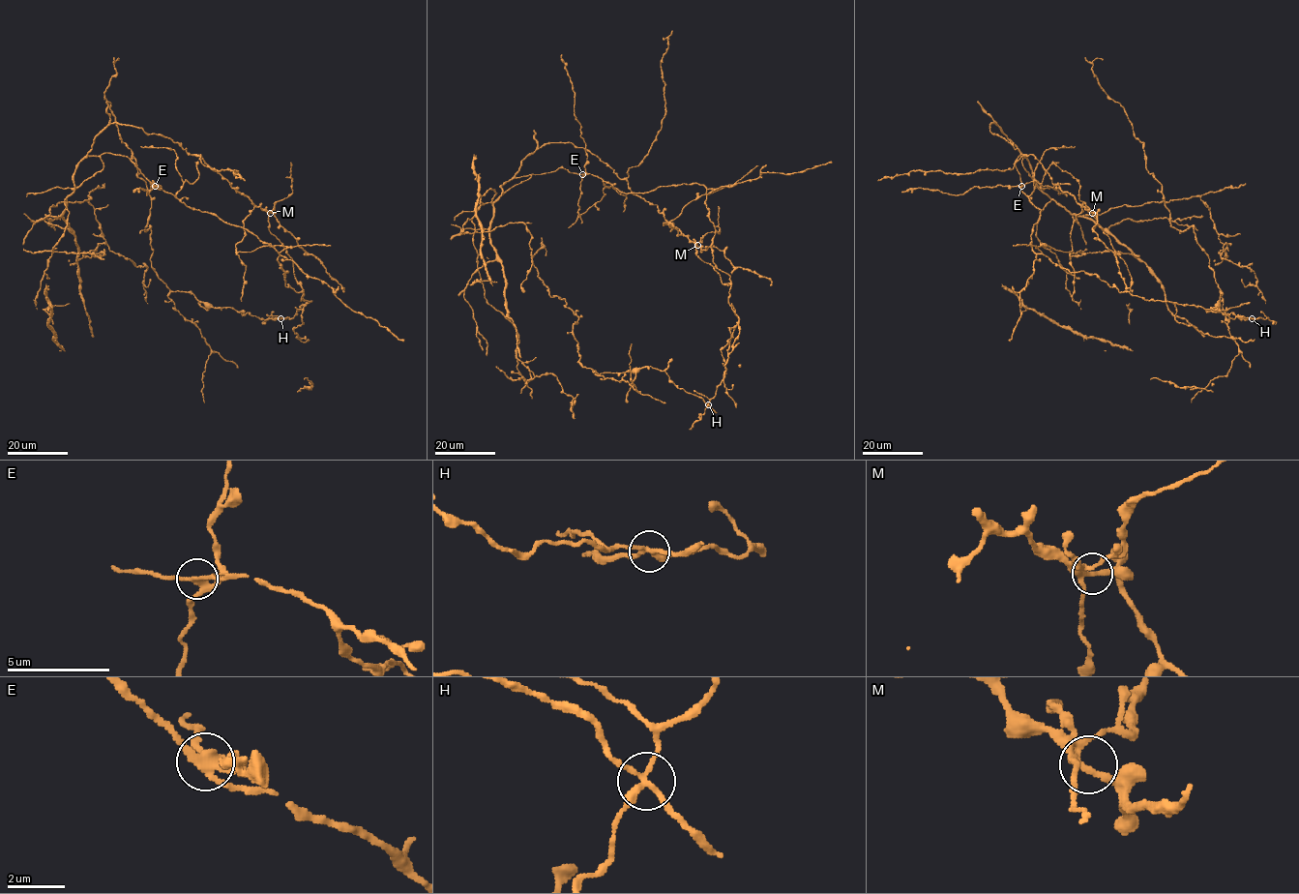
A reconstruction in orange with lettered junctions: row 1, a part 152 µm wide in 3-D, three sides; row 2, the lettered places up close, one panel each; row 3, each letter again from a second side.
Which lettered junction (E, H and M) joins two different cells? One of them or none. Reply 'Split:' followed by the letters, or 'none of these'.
Split: E

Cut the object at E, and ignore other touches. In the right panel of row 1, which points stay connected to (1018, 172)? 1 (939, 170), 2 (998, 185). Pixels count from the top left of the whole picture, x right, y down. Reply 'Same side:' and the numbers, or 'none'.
Same side: 1

